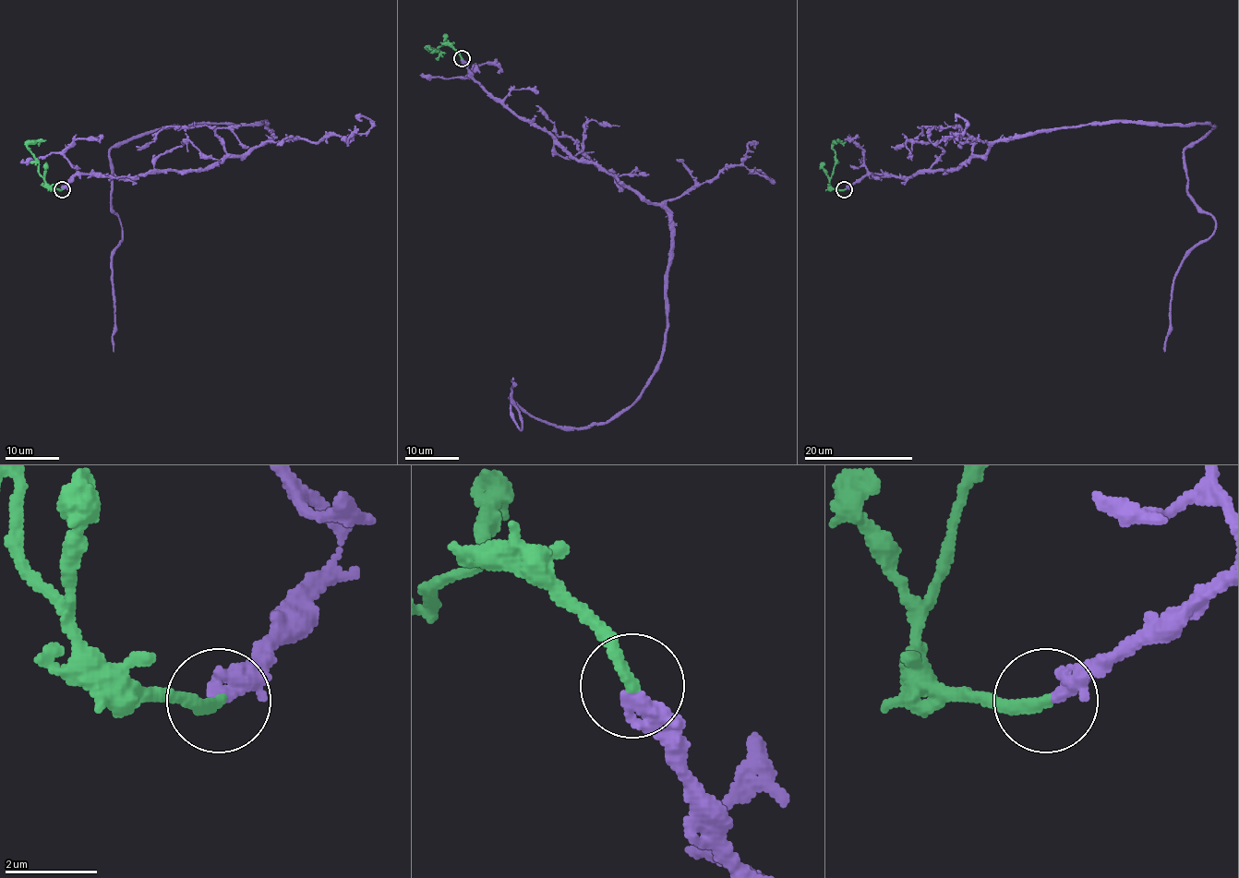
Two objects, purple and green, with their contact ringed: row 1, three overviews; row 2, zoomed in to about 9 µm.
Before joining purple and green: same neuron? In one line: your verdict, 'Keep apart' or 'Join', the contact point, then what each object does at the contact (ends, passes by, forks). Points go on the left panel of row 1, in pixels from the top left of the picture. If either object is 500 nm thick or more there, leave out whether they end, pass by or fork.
Join. Place: (62, 189). At the ring purple ends. At the ring green ends

